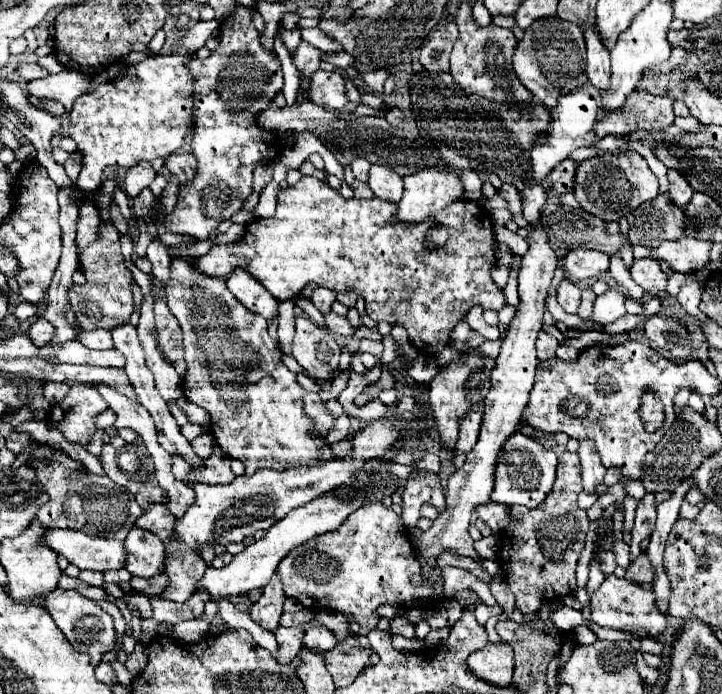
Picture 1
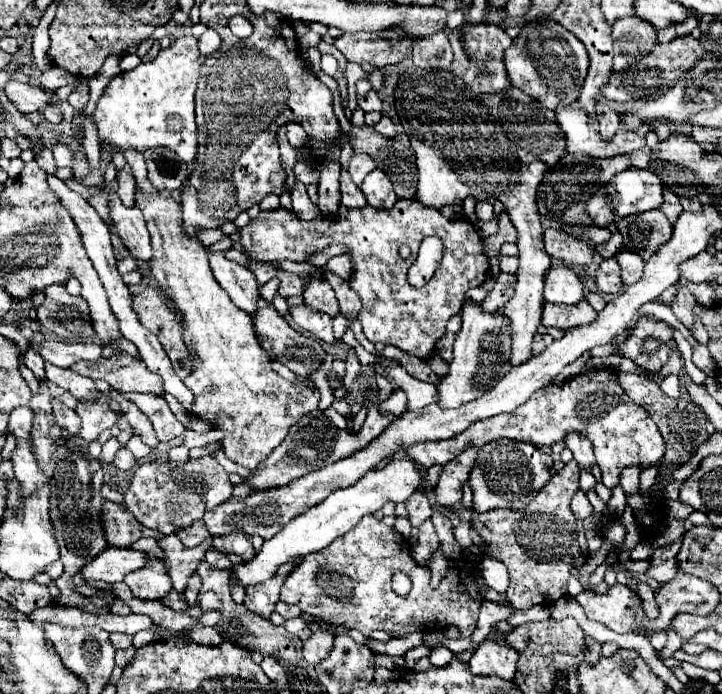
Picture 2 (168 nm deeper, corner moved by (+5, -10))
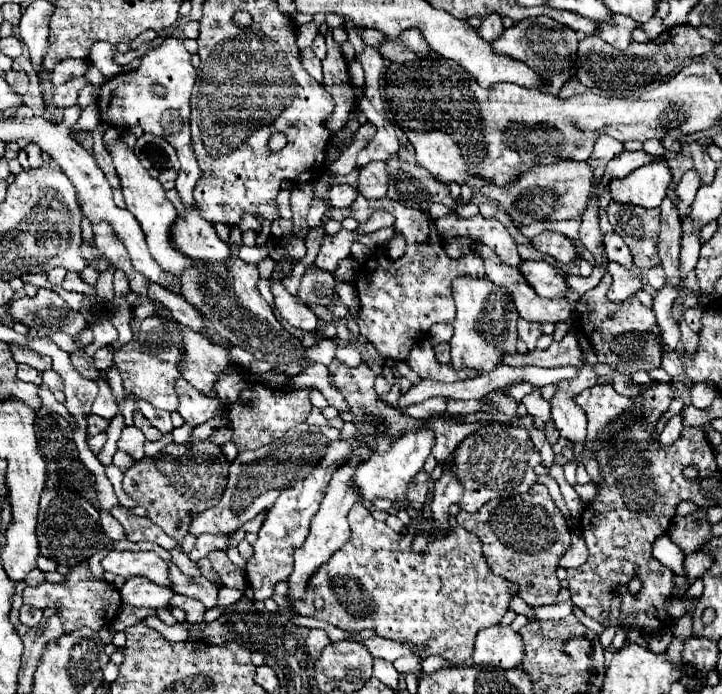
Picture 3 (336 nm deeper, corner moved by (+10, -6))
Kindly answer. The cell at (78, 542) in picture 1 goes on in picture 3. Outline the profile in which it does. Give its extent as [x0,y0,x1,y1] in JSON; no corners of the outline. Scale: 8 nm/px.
[100,550,170,586]

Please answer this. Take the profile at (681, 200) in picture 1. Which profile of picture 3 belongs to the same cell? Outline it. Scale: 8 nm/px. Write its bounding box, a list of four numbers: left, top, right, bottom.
[658,198,682,288]

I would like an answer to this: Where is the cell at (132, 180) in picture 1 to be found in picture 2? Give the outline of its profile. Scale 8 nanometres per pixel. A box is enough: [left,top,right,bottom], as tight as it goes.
[117,164,135,206]

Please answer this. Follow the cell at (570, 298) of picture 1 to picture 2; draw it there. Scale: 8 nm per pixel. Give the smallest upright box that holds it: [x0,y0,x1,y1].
[545,266,583,304]

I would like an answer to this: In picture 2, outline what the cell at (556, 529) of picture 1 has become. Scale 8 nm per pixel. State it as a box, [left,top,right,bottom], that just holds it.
[471,462,581,610]

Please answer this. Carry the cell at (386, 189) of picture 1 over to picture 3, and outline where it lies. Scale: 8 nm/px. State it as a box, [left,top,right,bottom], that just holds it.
[358,162,388,198]

